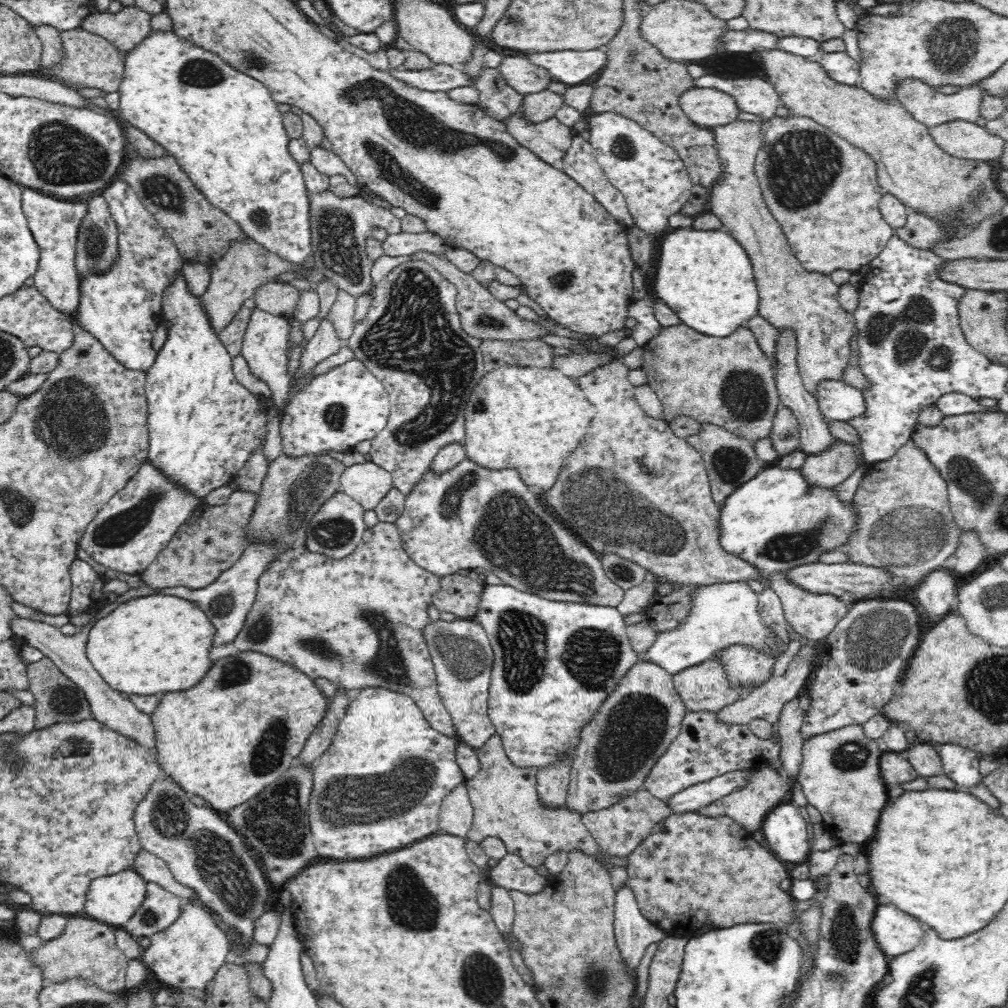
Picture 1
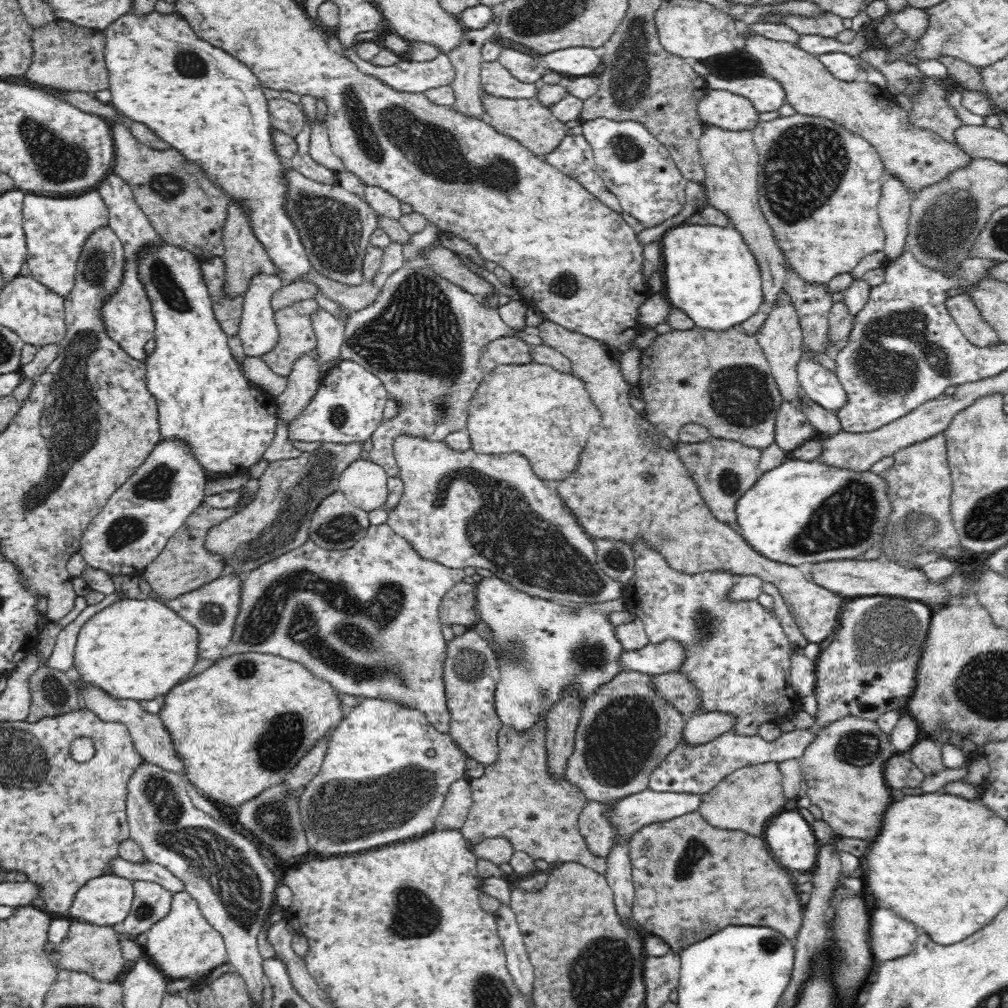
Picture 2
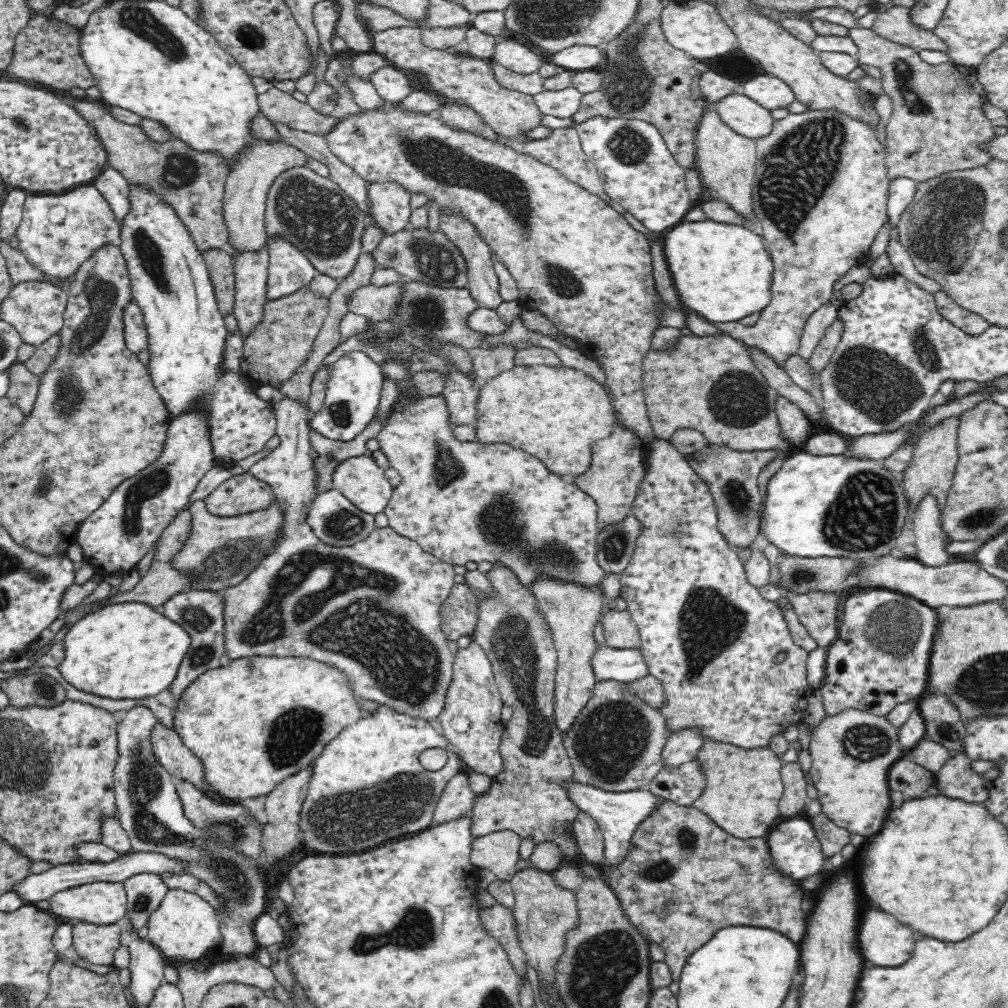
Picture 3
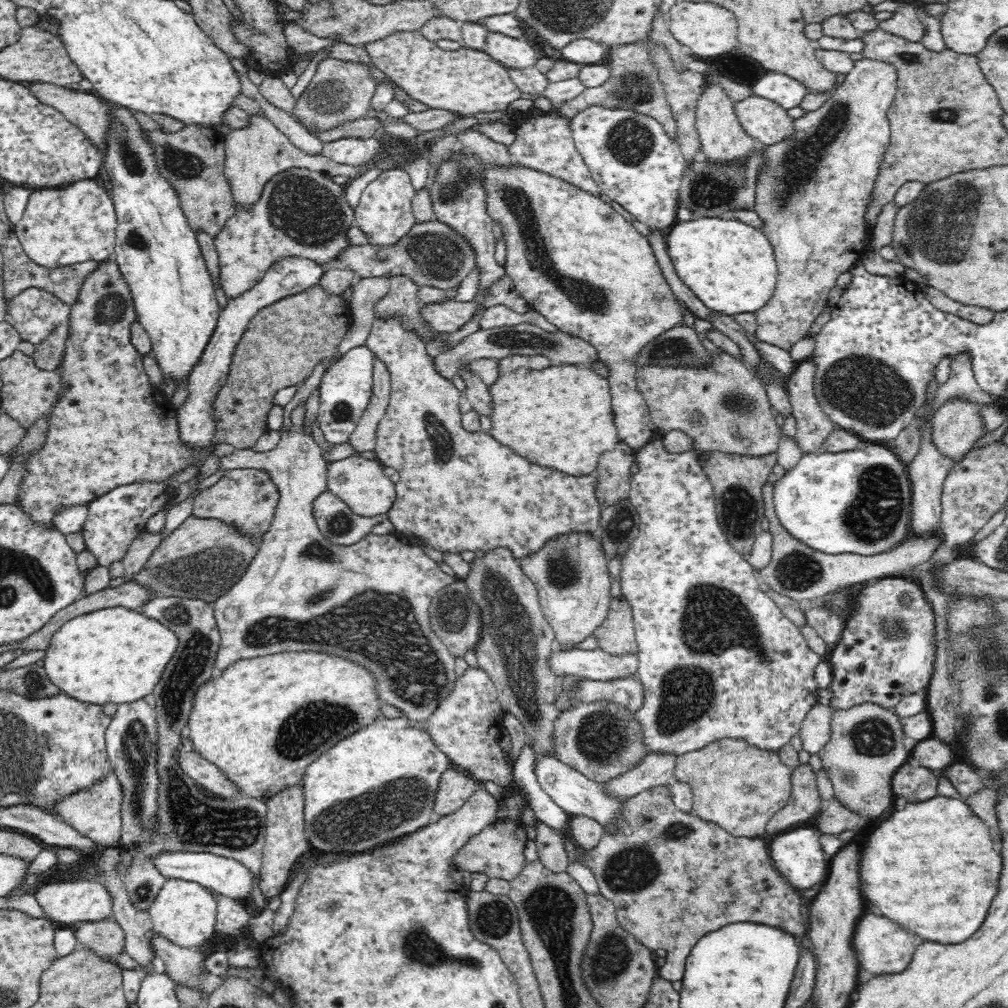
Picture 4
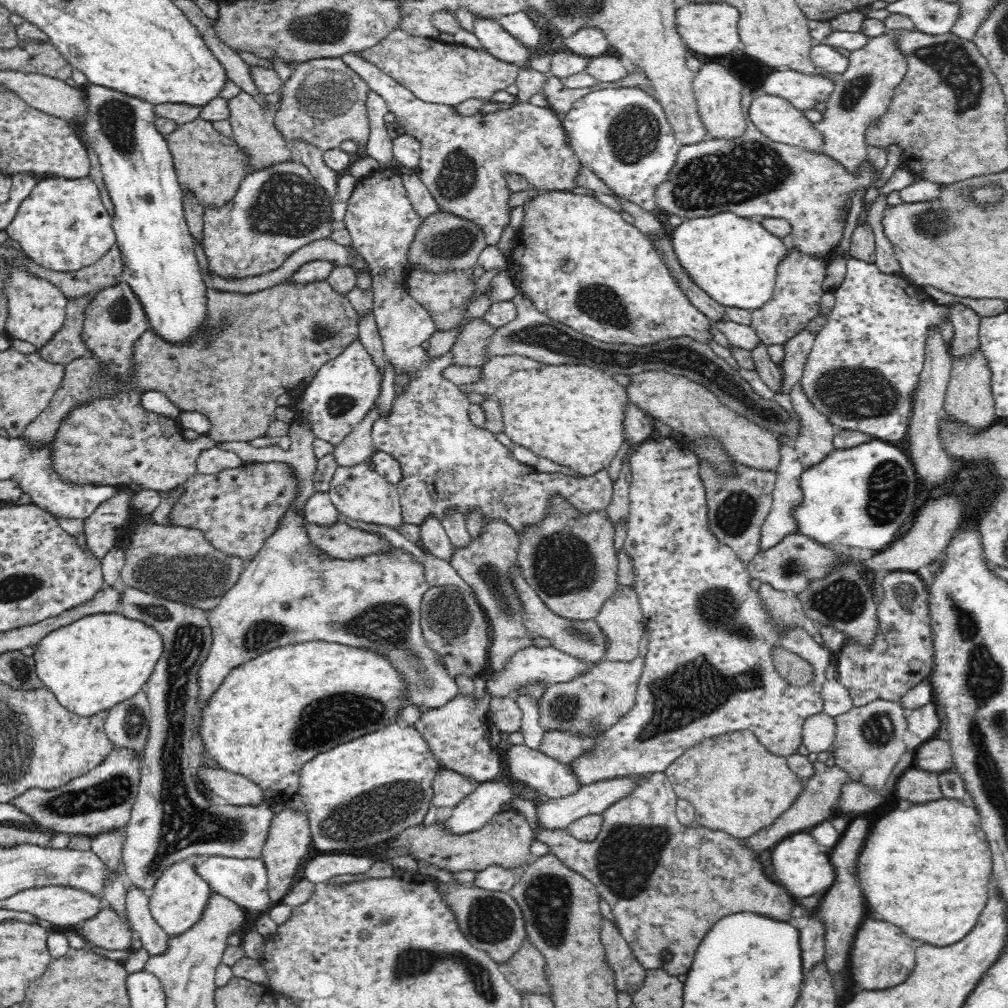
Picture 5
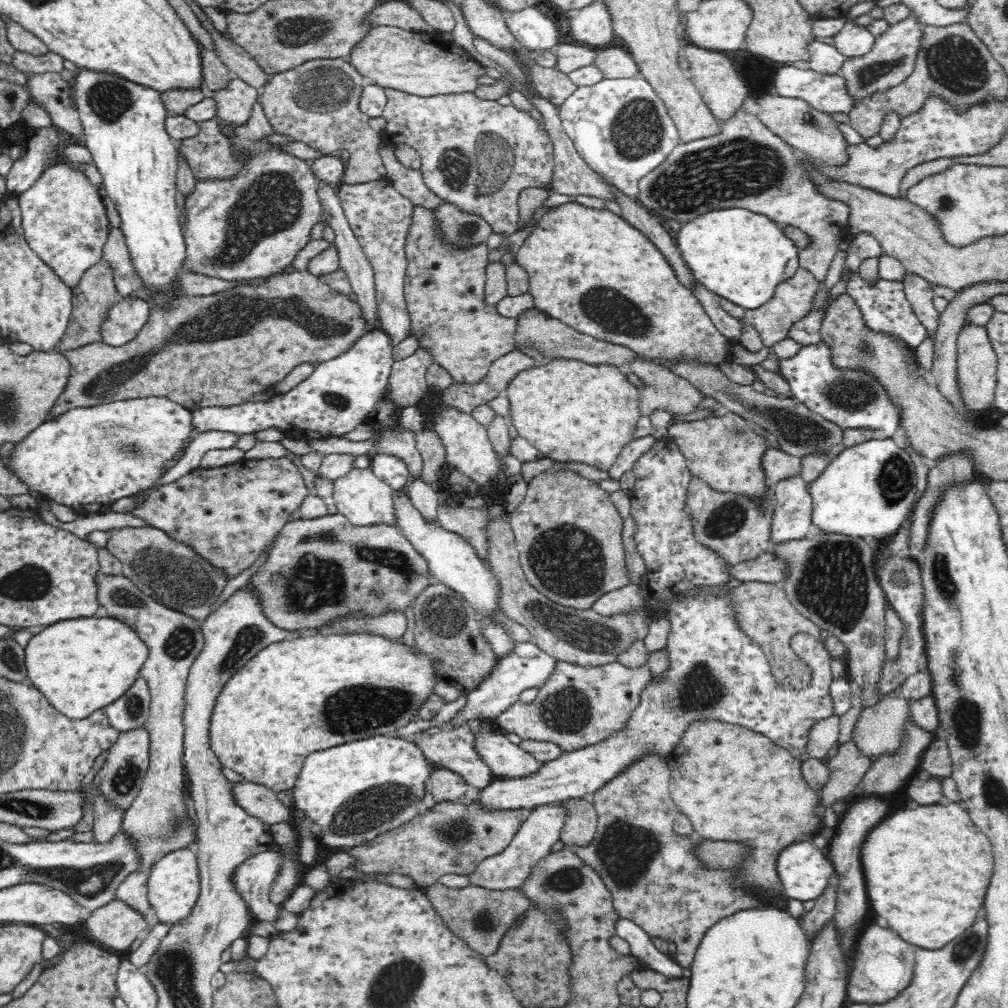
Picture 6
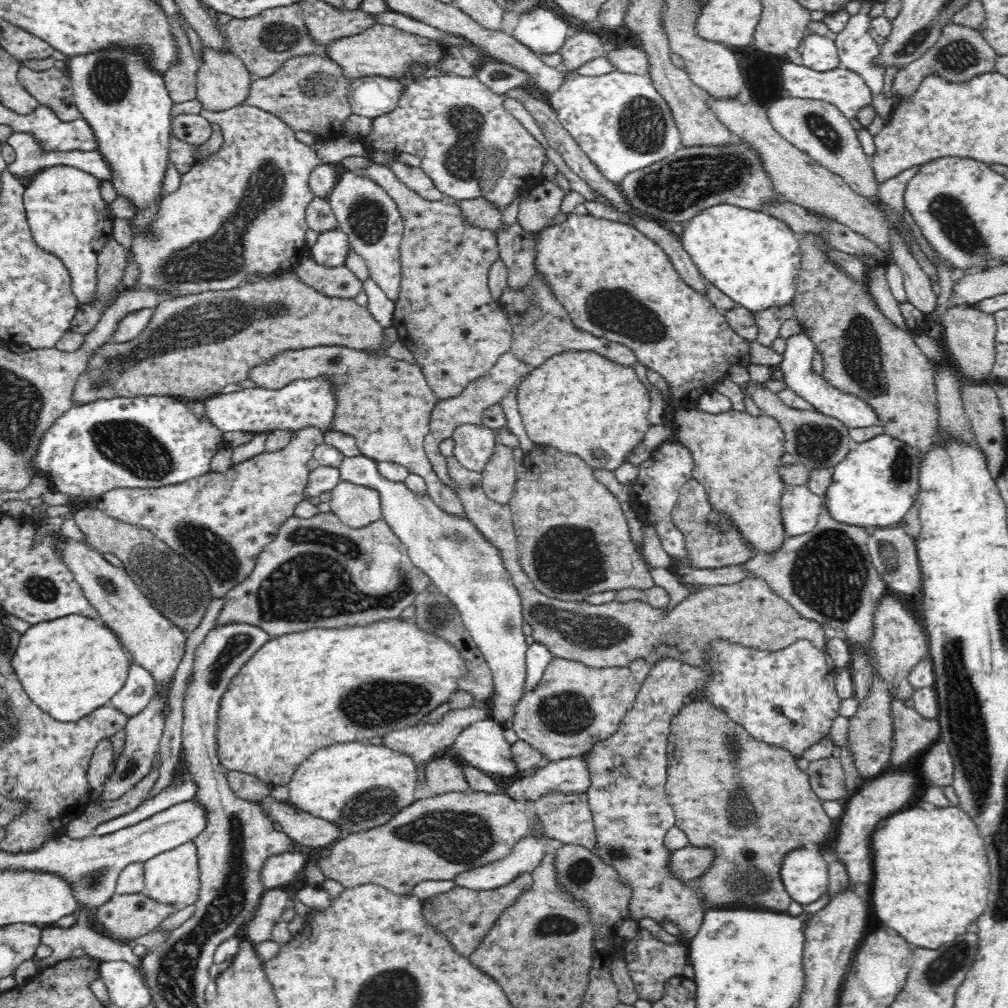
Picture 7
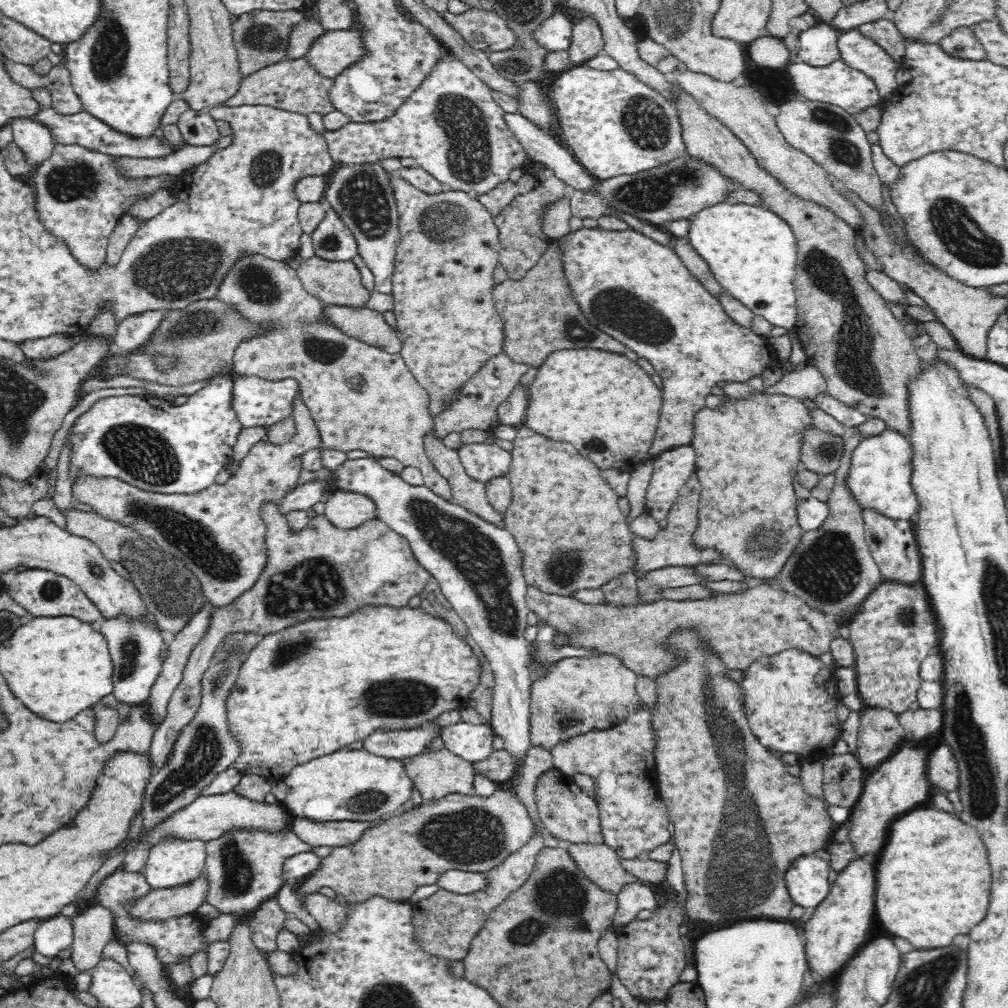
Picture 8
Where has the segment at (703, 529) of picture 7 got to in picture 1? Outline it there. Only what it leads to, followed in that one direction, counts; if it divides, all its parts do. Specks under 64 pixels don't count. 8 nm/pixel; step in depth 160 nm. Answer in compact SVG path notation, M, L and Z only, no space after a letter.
M709 422L700 423L700 428L701 432L688 436L685 440L701 454L706 473L709 476L711 496L718 506L722 507L726 498L733 494L738 486L755 478L756 474L763 470L765 464L758 459L753 444L742 436Z

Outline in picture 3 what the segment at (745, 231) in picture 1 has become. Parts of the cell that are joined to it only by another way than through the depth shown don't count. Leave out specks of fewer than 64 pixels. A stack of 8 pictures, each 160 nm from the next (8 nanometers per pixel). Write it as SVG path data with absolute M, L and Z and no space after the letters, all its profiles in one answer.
M708 104L696 129L696 148L696 170L704 191L714 195L715 200L728 203L730 208L742 215L746 221L753 223L756 216L751 192L758 160L755 139L734 132L726 123L720 121L718 113Z

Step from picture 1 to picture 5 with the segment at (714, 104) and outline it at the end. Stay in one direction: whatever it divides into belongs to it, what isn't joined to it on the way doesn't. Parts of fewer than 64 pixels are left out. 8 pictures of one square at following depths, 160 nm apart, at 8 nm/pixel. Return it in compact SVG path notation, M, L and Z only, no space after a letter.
M764 94L750 103L745 114L749 122L774 142L802 146L808 151L822 148L820 131L812 127L803 111L784 98Z

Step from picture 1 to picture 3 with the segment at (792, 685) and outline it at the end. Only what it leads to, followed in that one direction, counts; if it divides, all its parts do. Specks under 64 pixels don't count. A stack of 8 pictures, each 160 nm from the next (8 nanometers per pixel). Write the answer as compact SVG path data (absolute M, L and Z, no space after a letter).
M697 726L682 728L672 733L663 750L663 764L665 766L680 766L695 758L699 748L710 740Z

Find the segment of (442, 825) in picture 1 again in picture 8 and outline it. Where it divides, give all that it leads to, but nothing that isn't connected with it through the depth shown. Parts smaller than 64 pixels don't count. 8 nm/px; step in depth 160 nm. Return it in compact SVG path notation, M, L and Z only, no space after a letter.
M443 748L438 751L424 751L413 757L402 760L407 775L414 786L418 788L424 801L434 801L448 794L474 794L473 780L475 777L474 765L451 750Z

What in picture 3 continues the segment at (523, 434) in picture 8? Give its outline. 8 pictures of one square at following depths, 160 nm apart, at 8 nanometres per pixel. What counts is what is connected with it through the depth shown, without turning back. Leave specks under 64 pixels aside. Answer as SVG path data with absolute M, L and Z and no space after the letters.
M540 579L530 589L535 594L539 608L549 624L557 652L554 721L560 734L564 736L592 698L594 685L598 681L591 663L598 647L593 634L605 600L600 587L588 589L576 583L562 583L558 579Z

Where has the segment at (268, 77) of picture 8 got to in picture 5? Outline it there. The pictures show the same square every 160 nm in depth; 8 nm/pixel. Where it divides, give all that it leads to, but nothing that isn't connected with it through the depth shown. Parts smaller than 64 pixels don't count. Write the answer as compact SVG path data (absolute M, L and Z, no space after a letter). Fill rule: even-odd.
M340 57L316 58L300 63L292 71L291 77L284 84L279 96L281 103L273 112L273 124L288 141L307 140L320 150L338 148L342 140L355 140L359 146L358 154L366 156L367 140L371 131L366 102L371 89L364 79L358 76ZM420 267L409 269L406 276L406 289L409 295L419 302L434 319L439 331L456 328L464 320L464 304L468 304L468 296L474 292L474 281L470 280L472 269L446 271L445 273L430 273ZM482 318L464 325L448 354L453 357L453 364L482 367L488 359L484 358L488 338L494 334L494 330L495 328L484 323Z

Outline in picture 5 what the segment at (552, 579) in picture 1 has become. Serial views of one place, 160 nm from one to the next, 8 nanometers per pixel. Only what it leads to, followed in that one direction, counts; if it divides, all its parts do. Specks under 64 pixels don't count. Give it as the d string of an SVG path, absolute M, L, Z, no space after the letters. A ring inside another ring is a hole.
M299 159L247 174L230 202L223 207L205 208L203 249L212 274L226 280L260 276L280 268L299 248L314 241L330 239L334 232L332 203L325 190L318 186L309 168ZM391 167L379 169L374 174L358 180L347 202L344 219L346 229L352 237L351 246L364 257L371 268L374 291L372 313L383 344L385 359L394 367L396 376L406 377L402 392L398 390L394 394L392 408L386 412L386 416L382 415L374 423L372 430L375 451L390 454L402 470L402 480L395 485L400 494L403 522L421 525L426 519L436 517L441 523L445 512L450 509L456 509L465 520L471 512L478 511L482 517L482 529L492 521L504 521L516 531L518 537L521 537L528 527L539 525L549 515L550 502L558 496L584 515L605 512L613 496L613 481L605 469L593 476L574 477L562 472L539 472L524 465L514 457L512 450L496 440L492 432L470 422L468 410L471 403L467 395L462 392L461 387L443 375L443 370L453 364L453 357L434 357L427 353L426 344L429 338L439 330L431 314L409 295L405 285L409 271L406 252L423 218L414 210L401 175Z

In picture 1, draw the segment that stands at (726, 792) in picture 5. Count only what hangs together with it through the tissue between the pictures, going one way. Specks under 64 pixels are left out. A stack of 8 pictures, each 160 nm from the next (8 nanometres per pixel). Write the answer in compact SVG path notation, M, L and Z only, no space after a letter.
M768 765L758 766L754 769L755 771L745 787L736 789L713 803L700 806L697 812L710 817L730 816L730 818L733 818L740 826L750 832L760 829L766 814L776 807L778 803L782 802L784 796L788 794L788 790L792 790L792 783L785 775L780 775Z

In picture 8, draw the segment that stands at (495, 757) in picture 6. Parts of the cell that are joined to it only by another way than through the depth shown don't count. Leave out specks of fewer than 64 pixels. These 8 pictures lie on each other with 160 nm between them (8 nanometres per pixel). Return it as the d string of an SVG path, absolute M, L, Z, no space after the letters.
M460 721L441 730L444 748L471 763L482 762L496 751L492 747L495 737L494 729L484 722Z

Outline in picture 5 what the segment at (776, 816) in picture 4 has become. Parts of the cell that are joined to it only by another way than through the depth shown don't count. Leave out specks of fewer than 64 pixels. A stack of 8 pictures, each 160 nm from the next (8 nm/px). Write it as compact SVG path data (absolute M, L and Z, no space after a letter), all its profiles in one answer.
M814 761L812 763L812 776L810 778L802 778L804 782L804 788L802 792L796 796L796 800L792 802L792 806L782 814L778 816L776 822L772 822L772 826L768 824L766 830L760 830L758 834L753 834L748 838L745 838L745 843L755 852L760 853L766 848L774 847L782 839L792 835L792 832L800 832L804 828L810 828L810 826L820 824L822 821L828 821L834 817L834 810L836 802L840 796L840 790L846 783L846 771L836 767L836 765L828 768L822 762Z

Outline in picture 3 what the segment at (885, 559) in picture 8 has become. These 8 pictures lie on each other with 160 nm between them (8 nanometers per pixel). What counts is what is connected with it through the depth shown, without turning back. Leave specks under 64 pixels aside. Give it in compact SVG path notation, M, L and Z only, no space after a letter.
M864 588L846 598L842 624L834 642L828 645L824 682L818 689L826 716L846 710L862 710L876 716L888 715L897 705L921 698L928 684L928 664L938 623L937 610L922 601L886 589Z

